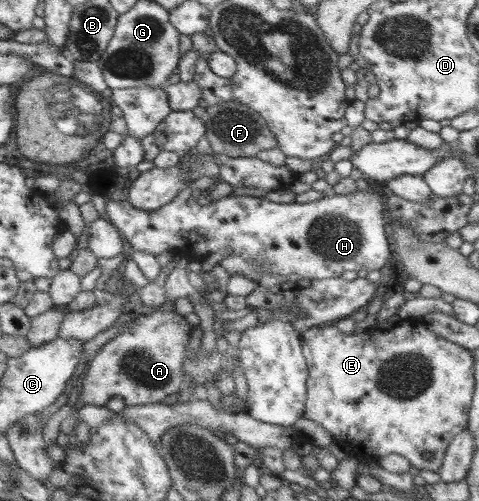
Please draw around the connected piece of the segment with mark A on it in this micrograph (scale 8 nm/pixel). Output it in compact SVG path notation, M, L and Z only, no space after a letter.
M162 310L132 317L136 319L134 324L126 323L86 364L80 391L84 404L104 406L111 398L120 398L126 407L156 404L183 388L186 380L182 365L194 321L175 311Z

